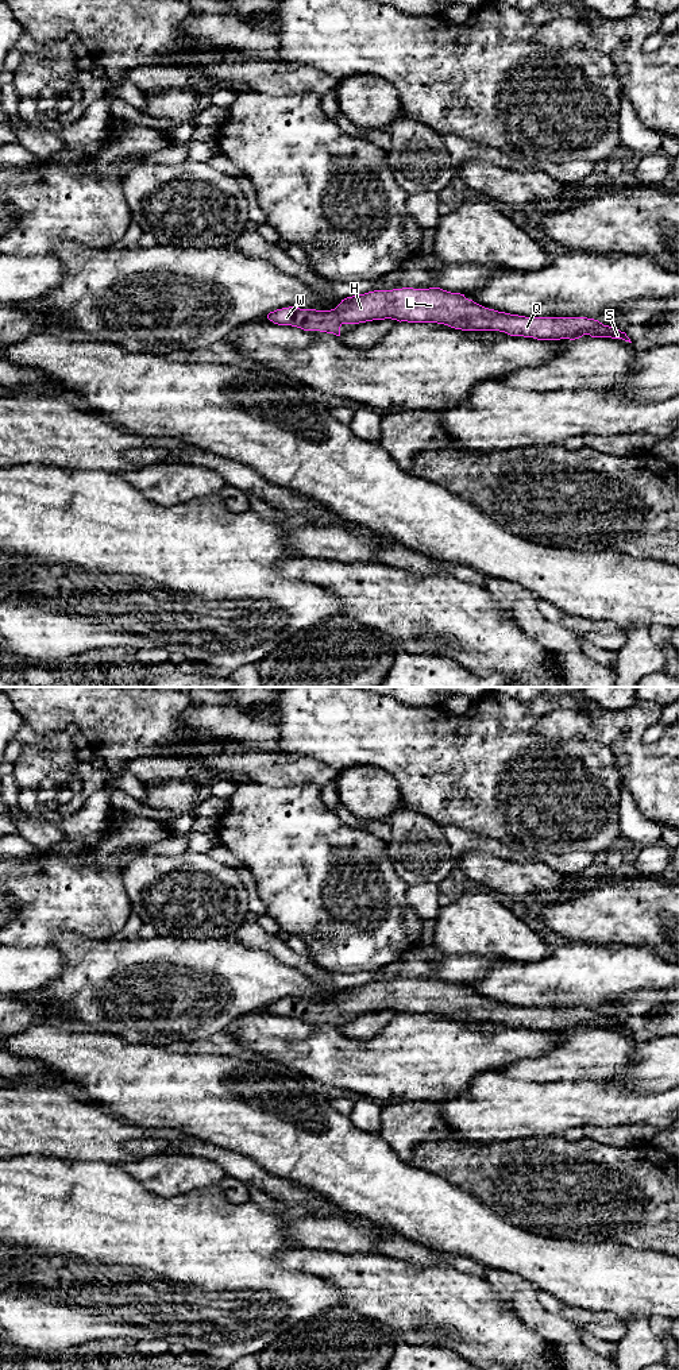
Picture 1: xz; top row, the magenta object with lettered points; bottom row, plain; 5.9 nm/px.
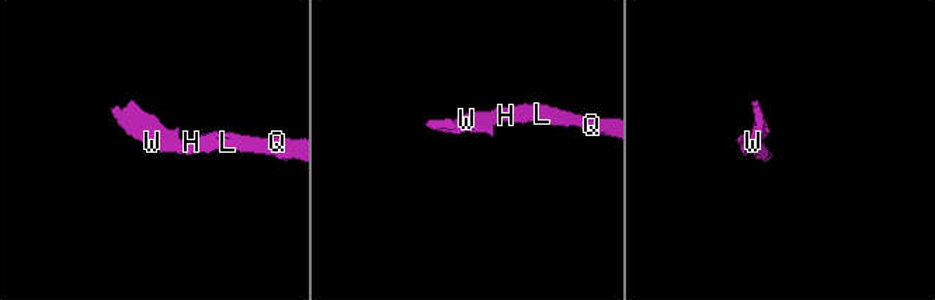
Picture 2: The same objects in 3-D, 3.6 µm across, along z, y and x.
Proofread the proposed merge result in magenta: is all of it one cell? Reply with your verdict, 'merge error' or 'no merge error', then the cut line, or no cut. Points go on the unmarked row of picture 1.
no merge error; no cut

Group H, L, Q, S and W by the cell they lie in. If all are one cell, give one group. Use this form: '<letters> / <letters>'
H L Q S W

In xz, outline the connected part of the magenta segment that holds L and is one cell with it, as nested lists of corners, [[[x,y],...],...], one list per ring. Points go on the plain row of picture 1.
[[[440,979],[374,981],[342,991],[331,1002],[282,999],[267,1006],[278,1016],[340,1027],[343,1015],[391,1010],[437,1014],[462,1022],[499,1022],[537,1031],[575,1031],[583,1026],[630,1033],[625,1023],[587,1008],[525,1008],[485,999]]]

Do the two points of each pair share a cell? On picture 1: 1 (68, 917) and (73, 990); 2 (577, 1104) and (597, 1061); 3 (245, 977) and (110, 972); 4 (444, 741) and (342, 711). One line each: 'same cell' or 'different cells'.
1: different cells
2: different cells
3: same cell
4: same cell

